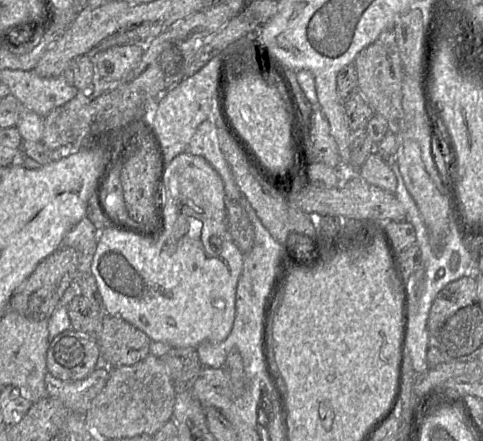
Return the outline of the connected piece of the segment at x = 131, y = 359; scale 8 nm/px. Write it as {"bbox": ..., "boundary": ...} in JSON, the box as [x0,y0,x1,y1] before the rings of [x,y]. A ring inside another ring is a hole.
{"bbox":[97,313,151,366],"boundary":[[[104,313],[97,342],[105,365],[131,366],[144,360],[150,354],[151,341],[144,332],[125,320]]]}

